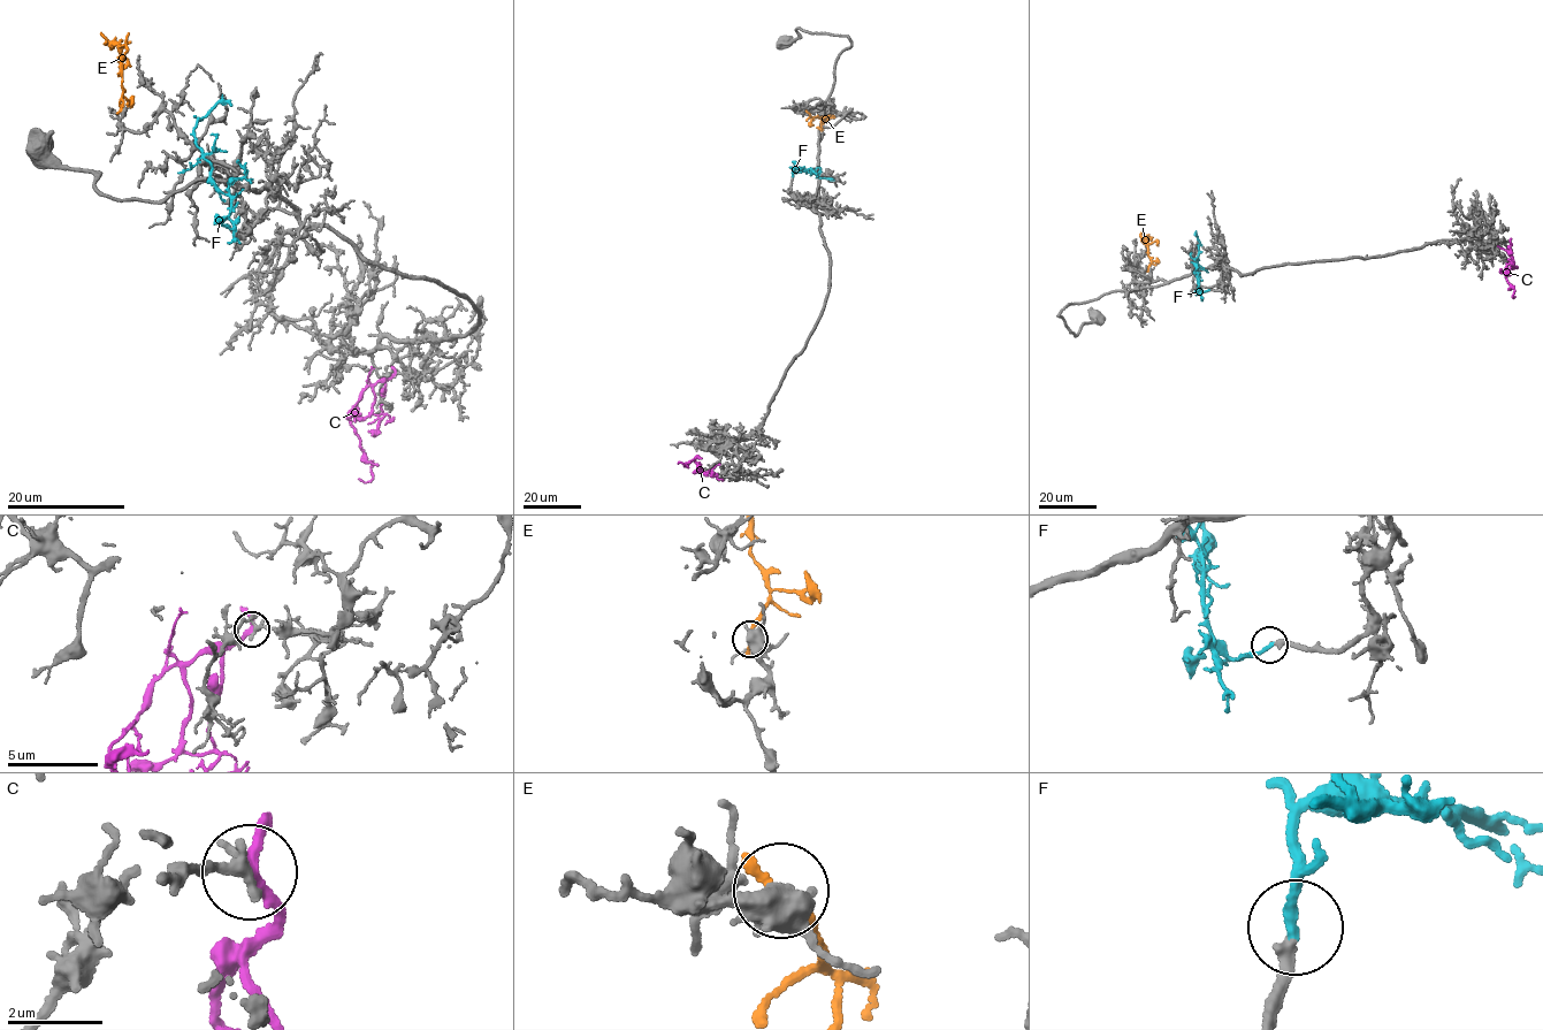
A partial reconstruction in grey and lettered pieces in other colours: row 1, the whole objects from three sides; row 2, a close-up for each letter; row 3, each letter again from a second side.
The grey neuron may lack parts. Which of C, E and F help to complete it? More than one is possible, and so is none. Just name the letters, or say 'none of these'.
F

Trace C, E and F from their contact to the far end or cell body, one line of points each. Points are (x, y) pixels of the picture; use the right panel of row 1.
C: (1510, 242), (1511, 259), (1505, 275), (1514, 297)
E: (1147, 268), (1151, 260), (1146, 238), (1148, 234)
F: (1208, 289), (1202, 291), (1199, 287), (1197, 266), (1199, 242), (1194, 235)

